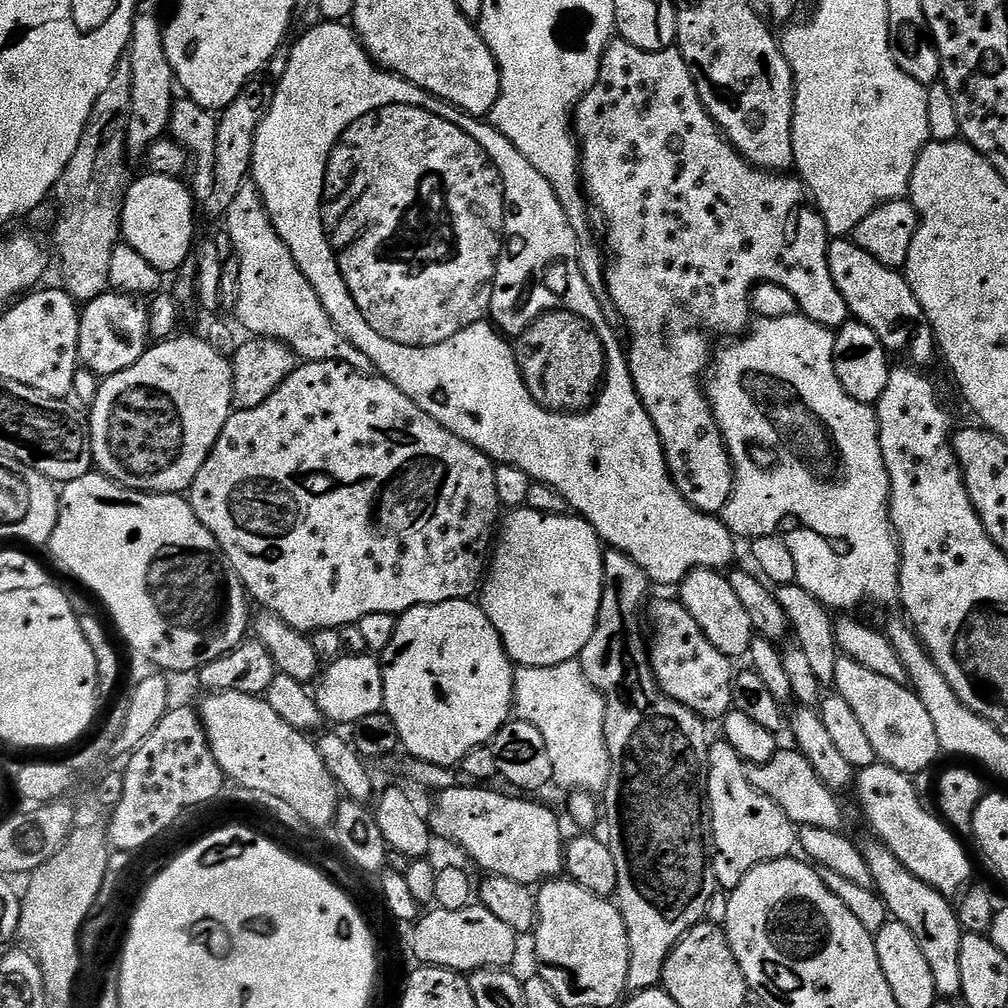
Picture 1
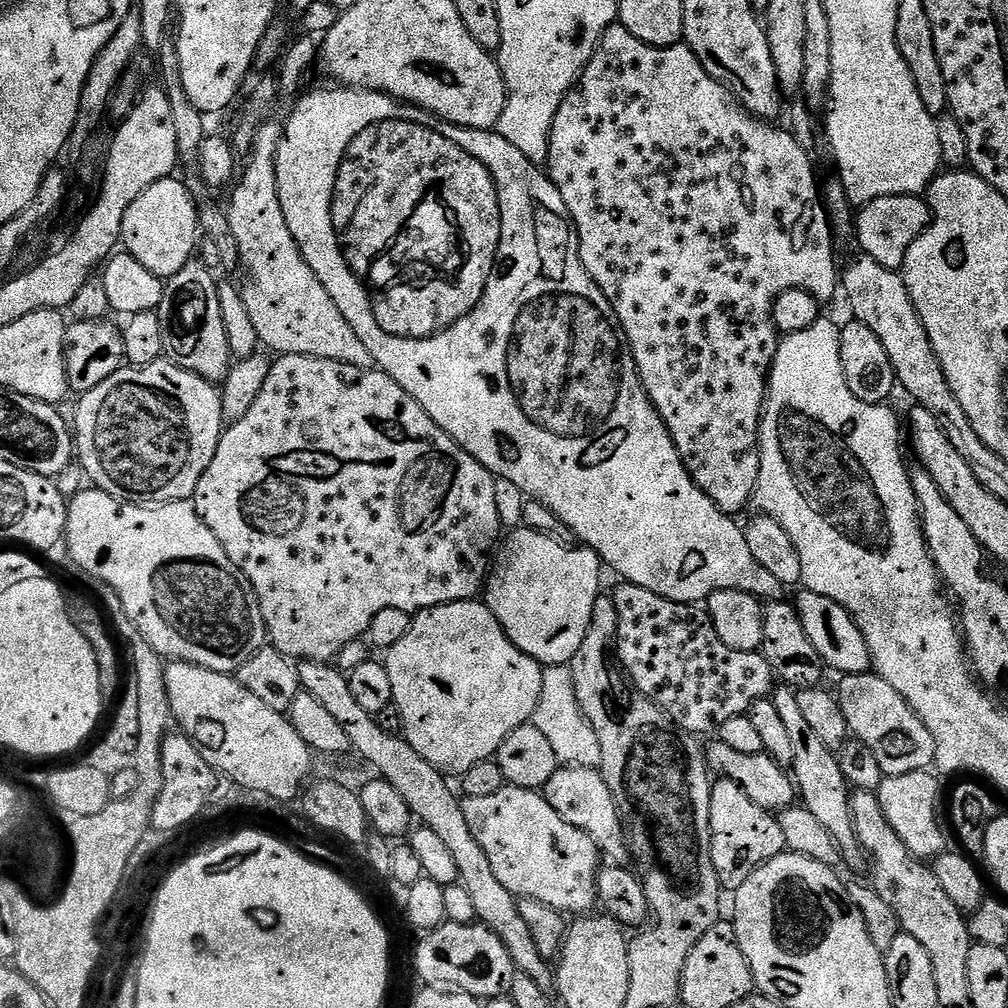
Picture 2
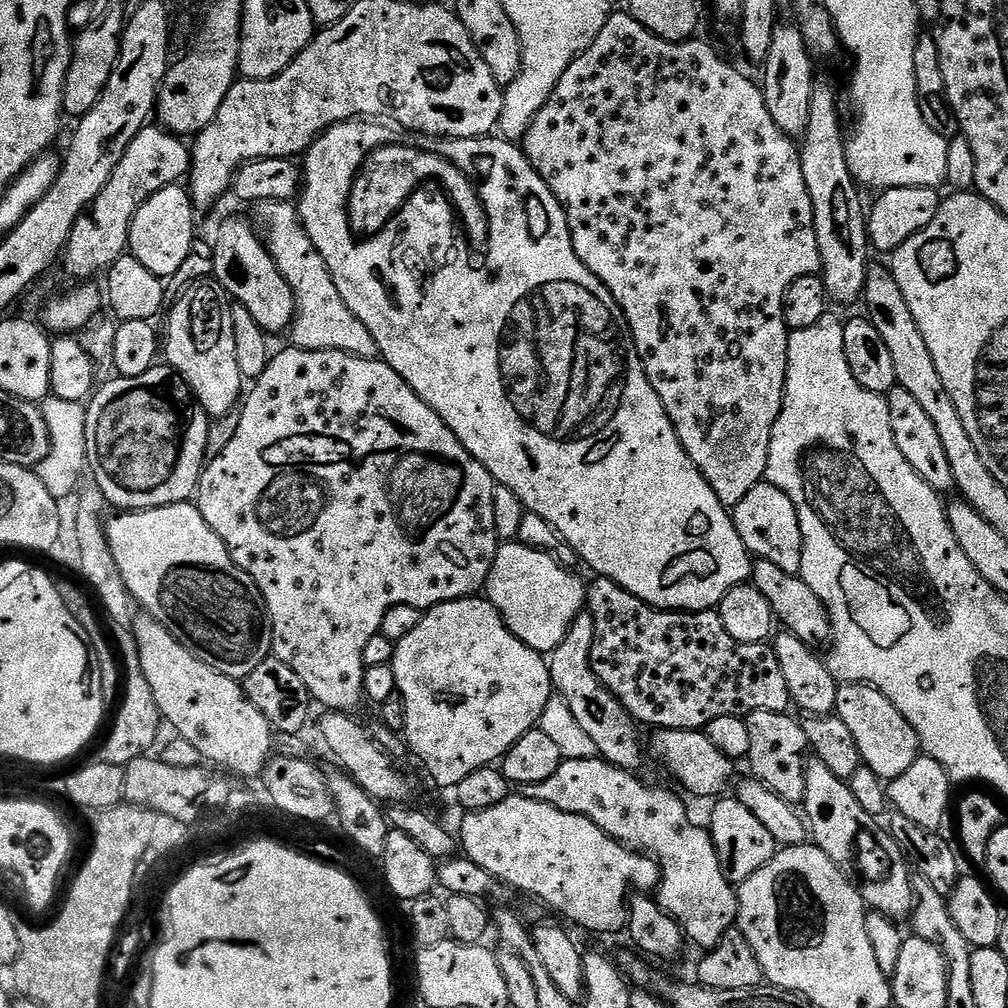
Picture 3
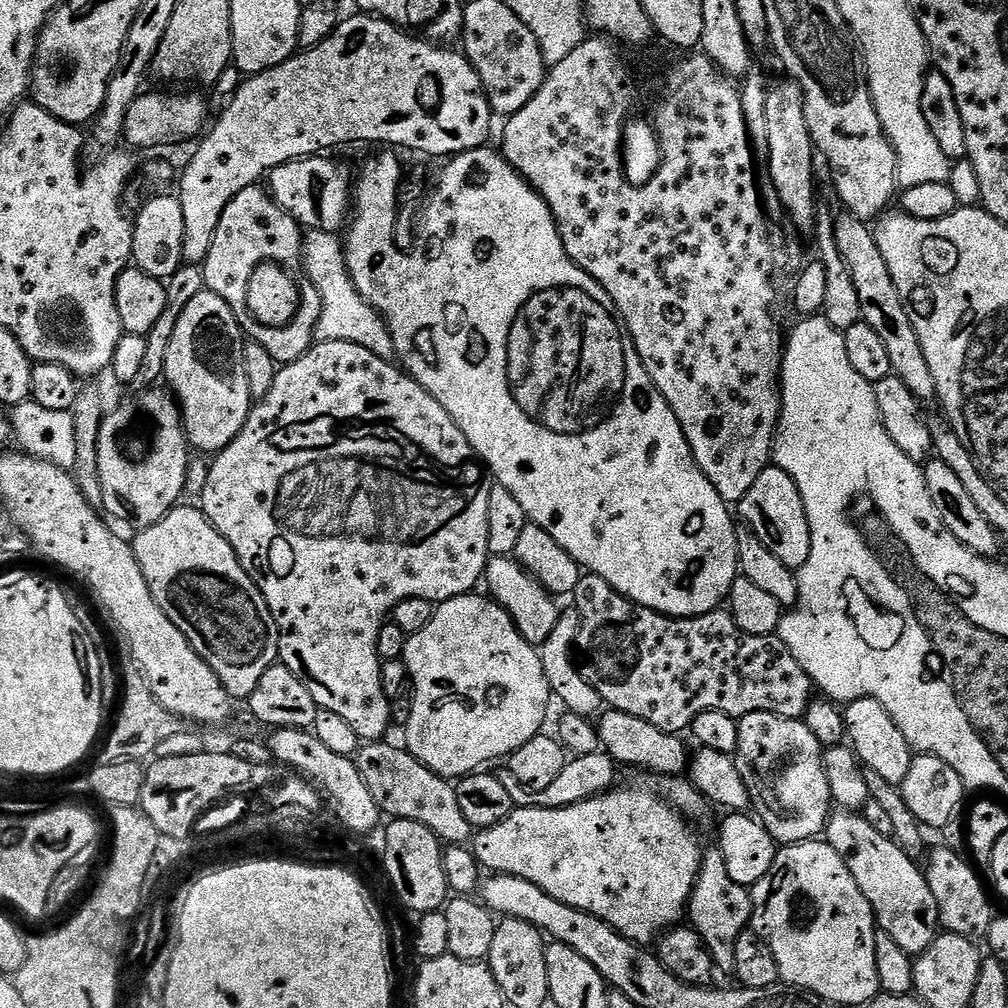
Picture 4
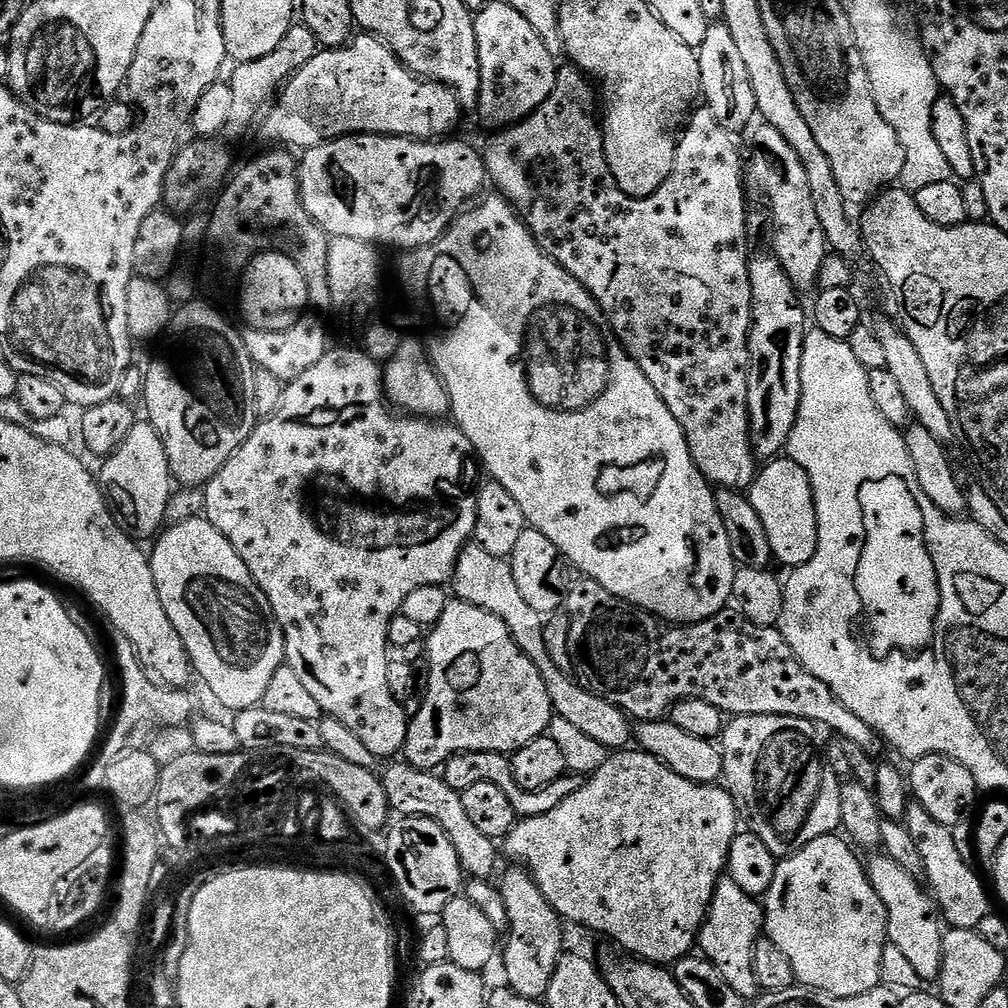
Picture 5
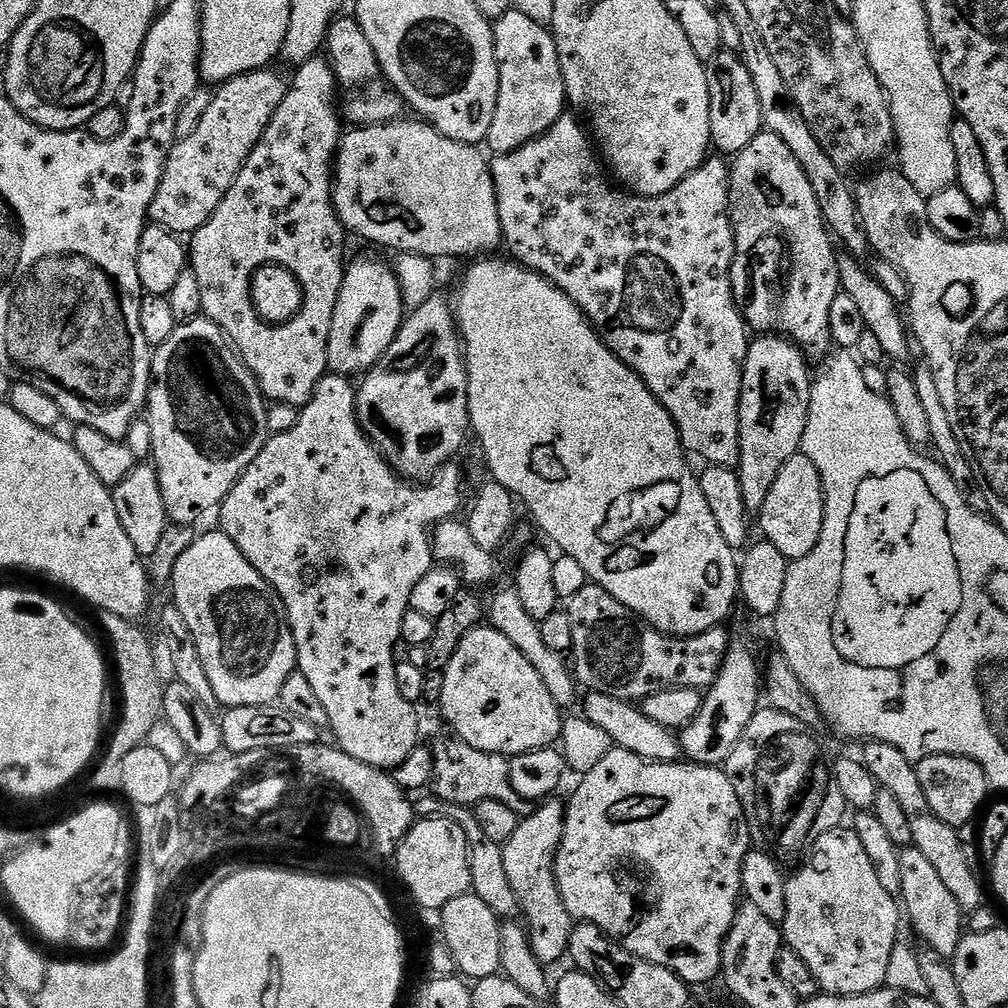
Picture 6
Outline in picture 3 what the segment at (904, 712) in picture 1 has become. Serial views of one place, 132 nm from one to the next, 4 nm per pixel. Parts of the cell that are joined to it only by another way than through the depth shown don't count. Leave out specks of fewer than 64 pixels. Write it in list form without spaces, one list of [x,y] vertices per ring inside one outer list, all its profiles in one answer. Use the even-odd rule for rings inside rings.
[[[840,684],[835,715],[840,716],[850,734],[854,734],[863,767],[874,770],[882,781],[890,782],[898,778],[898,774],[906,774],[906,770],[910,770],[922,754],[914,726],[902,718],[894,702],[890,702],[890,698],[886,698],[877,688],[871,688],[868,684]]]

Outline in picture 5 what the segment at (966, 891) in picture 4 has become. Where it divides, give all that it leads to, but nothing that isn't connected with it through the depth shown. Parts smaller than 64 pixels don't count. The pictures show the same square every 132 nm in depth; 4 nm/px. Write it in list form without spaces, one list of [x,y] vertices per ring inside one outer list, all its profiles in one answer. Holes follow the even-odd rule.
[[[915,802],[909,803],[902,822],[918,845],[918,854],[922,854],[923,879],[936,901],[943,923],[948,928],[979,929],[982,918],[990,914],[988,892],[984,889],[979,874],[968,865],[968,860],[956,841],[957,833],[942,822],[937,822],[932,815],[926,814],[923,806]]]

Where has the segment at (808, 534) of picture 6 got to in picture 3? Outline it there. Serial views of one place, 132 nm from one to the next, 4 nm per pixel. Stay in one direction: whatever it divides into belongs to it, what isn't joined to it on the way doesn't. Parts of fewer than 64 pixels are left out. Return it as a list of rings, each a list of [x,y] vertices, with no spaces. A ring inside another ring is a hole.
[[[762,482],[738,502],[738,506],[730,512],[734,526],[756,560],[774,562],[786,574],[799,576],[802,570],[802,526],[798,526],[798,510],[794,510],[794,502],[778,490],[778,486]]]

